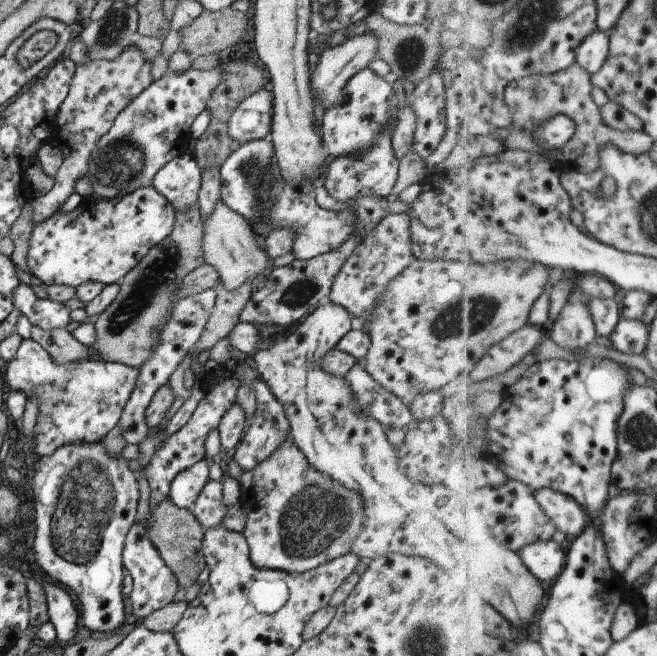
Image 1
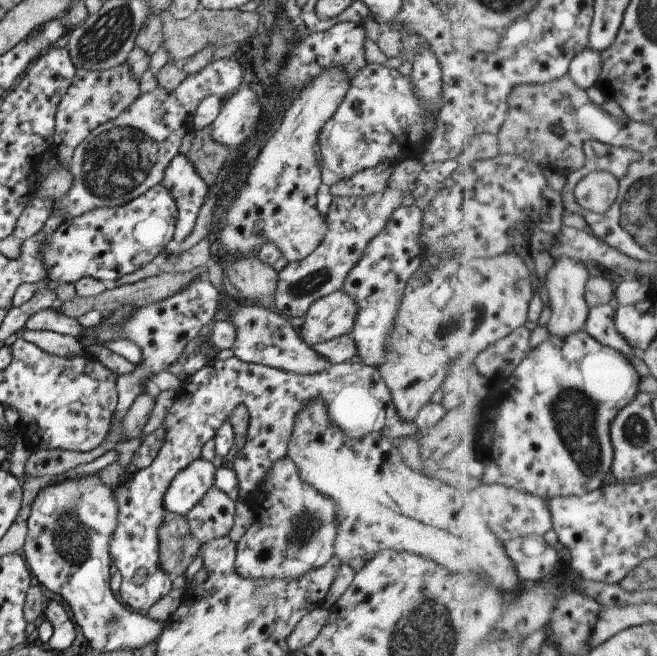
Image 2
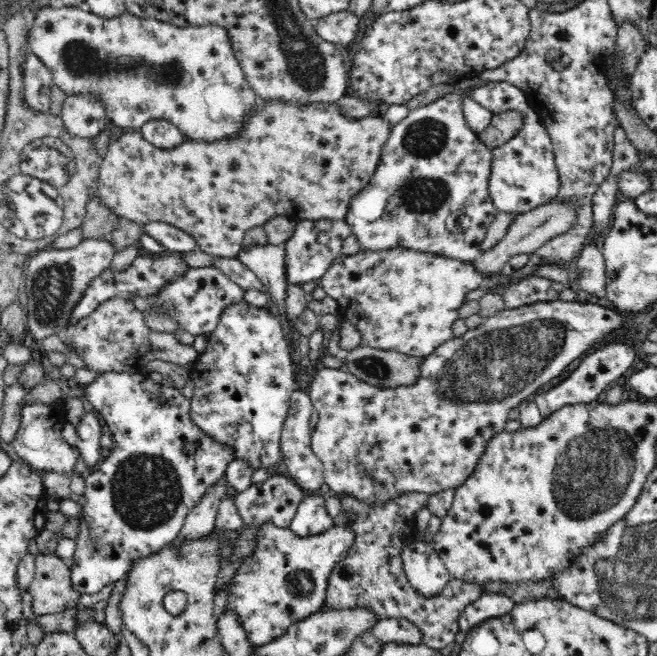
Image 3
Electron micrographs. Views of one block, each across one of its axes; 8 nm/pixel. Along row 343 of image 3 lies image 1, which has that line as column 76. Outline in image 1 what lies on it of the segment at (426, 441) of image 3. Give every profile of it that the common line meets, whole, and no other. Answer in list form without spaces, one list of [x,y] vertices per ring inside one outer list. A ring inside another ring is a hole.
[[[97,440],[97,442],[93,442],[93,444],[65,444],[65,446],[59,446],[59,448],[55,448],[51,454],[37,457],[34,463],[32,477],[27,481],[28,487],[31,489],[34,504],[31,552],[33,552],[33,558],[35,558],[35,566],[41,570],[42,574],[48,576],[50,581],[56,583],[61,582],[61,584],[65,584],[65,586],[75,592],[75,598],[77,598],[77,602],[79,602],[79,618],[81,618],[81,624],[83,624],[87,630],[107,634],[107,632],[115,632],[117,628],[121,628],[121,630],[127,629],[125,614],[123,613],[123,598],[121,598],[121,583],[124,569],[121,550],[123,550],[125,536],[127,536],[129,528],[131,528],[135,522],[135,508],[139,498],[137,479],[134,478],[133,471],[128,467],[127,459],[124,457],[116,458],[109,456],[103,446],[103,440]]]

